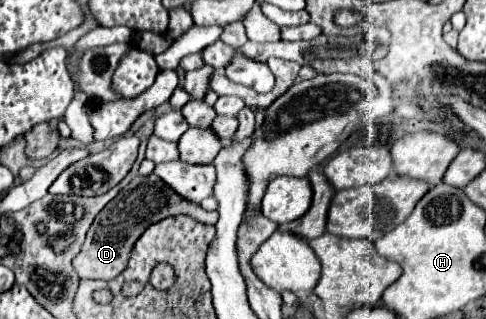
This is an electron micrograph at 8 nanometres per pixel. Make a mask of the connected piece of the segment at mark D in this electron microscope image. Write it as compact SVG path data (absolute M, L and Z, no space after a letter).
M139 175L135 177L127 187L123 187L113 201L107 203L107 207L95 217L83 251L75 257L73 267L79 273L81 279L115 279L125 267L131 257L135 241L143 235L143 231L157 223L159 219L171 217L171 215L189 215L193 219L205 224L216 224L219 219L217 211L203 211L201 205L191 203L177 195L167 183L163 183L157 175Z

